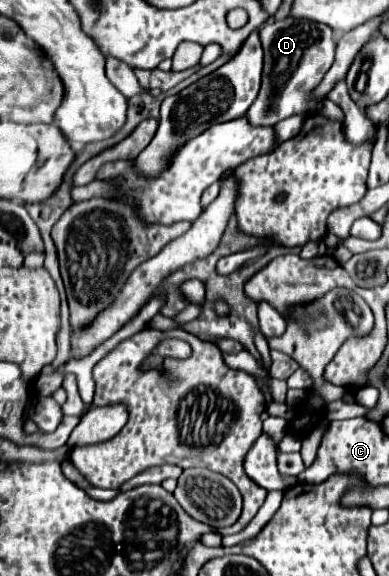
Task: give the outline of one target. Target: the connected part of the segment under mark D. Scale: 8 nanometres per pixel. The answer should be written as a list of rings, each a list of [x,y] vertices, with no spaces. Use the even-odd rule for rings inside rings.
[[[286,17],[282,21],[274,21],[262,27],[260,31],[262,47],[264,47],[264,71],[262,71],[262,87],[260,93],[246,111],[246,119],[250,125],[276,125],[278,121],[292,115],[306,115],[316,109],[318,101],[306,101],[314,91],[314,85],[322,81],[330,65],[334,63],[334,33],[328,25]]]

